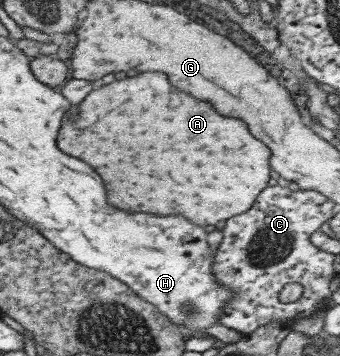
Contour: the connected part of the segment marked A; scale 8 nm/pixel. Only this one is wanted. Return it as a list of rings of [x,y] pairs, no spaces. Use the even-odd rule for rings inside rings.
[[[142,73],[94,89],[84,103],[74,105],[66,113],[64,129],[60,131],[60,149],[88,161],[104,177],[110,195],[108,201],[112,201],[114,207],[162,217],[184,215],[204,228],[248,211],[270,179],[268,147],[256,141],[242,121],[222,117],[210,103],[174,91],[164,73]]]

